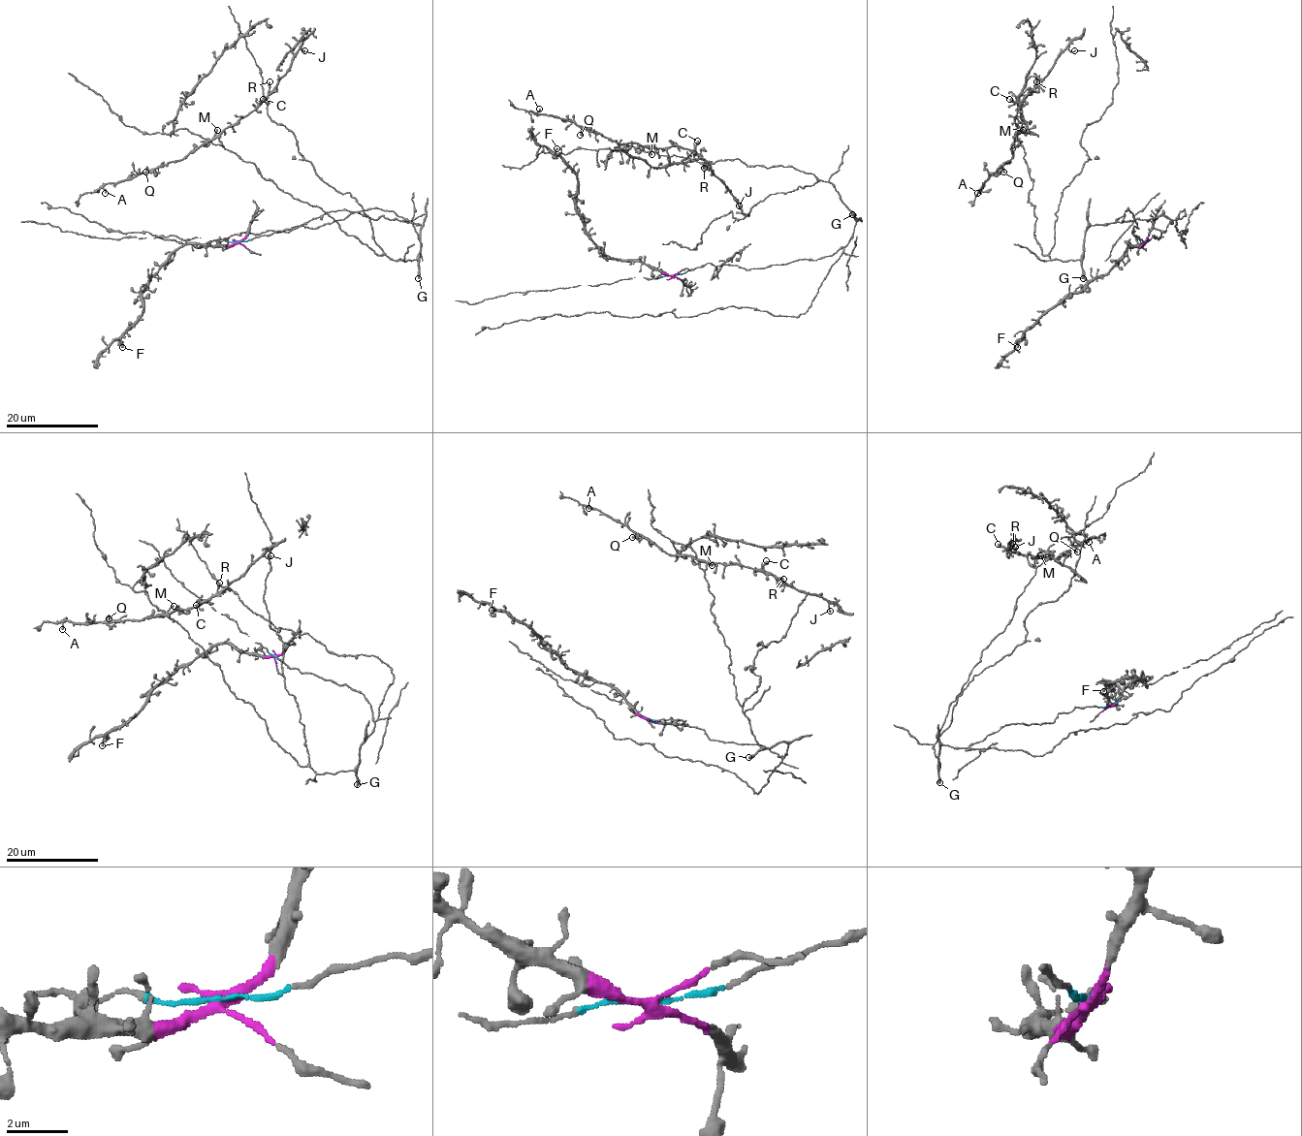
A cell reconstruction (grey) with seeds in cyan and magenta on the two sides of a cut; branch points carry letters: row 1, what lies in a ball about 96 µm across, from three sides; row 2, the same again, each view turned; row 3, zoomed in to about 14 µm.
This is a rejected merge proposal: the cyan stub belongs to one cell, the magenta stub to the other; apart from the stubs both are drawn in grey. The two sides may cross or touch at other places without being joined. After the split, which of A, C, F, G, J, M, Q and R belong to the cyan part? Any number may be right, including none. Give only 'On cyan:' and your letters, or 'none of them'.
On cyan: A, C, G, J, M, Q, R

